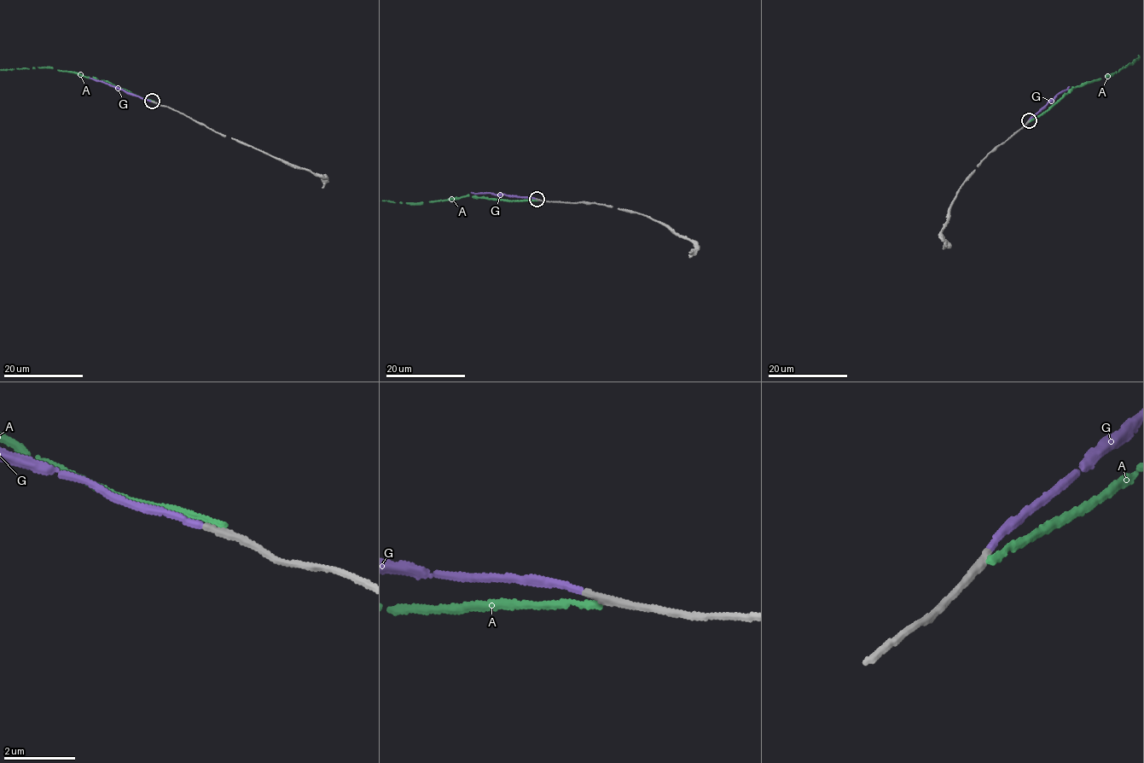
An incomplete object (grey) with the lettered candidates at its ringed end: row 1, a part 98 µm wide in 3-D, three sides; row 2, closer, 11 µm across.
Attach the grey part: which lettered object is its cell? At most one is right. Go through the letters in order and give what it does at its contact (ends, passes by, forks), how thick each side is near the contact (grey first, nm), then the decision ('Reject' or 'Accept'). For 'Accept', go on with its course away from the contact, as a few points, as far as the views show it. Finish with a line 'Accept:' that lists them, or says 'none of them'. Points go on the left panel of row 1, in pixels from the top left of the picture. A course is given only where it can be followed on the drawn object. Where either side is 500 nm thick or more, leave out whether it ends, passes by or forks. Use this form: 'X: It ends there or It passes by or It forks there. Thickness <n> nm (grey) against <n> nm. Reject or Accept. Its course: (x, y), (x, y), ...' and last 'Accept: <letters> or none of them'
A: It ends there. Thickness 260 nm (grey) against 150 nm. Reject
G: It ends there. Thickness 200 nm (grey) against 170 nm. Accept. Its course: (152, 101), (90, 78)
Accept: G

